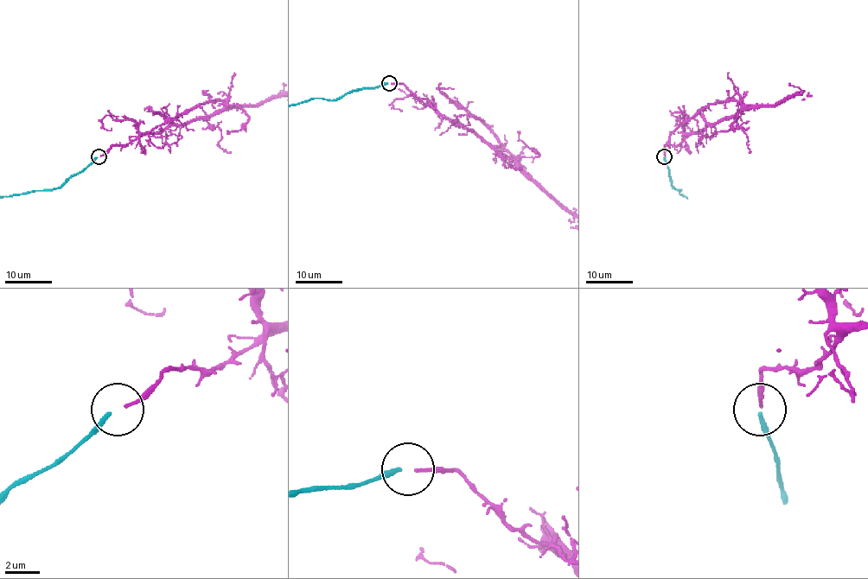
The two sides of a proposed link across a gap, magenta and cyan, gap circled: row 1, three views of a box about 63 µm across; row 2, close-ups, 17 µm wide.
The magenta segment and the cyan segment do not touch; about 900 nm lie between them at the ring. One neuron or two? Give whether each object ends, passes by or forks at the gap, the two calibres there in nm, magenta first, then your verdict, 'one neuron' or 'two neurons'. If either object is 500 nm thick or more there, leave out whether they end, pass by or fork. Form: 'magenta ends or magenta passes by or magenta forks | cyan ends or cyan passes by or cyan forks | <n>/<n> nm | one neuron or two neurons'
magenta ends | cyan ends | 180/260 nm | one neuron

